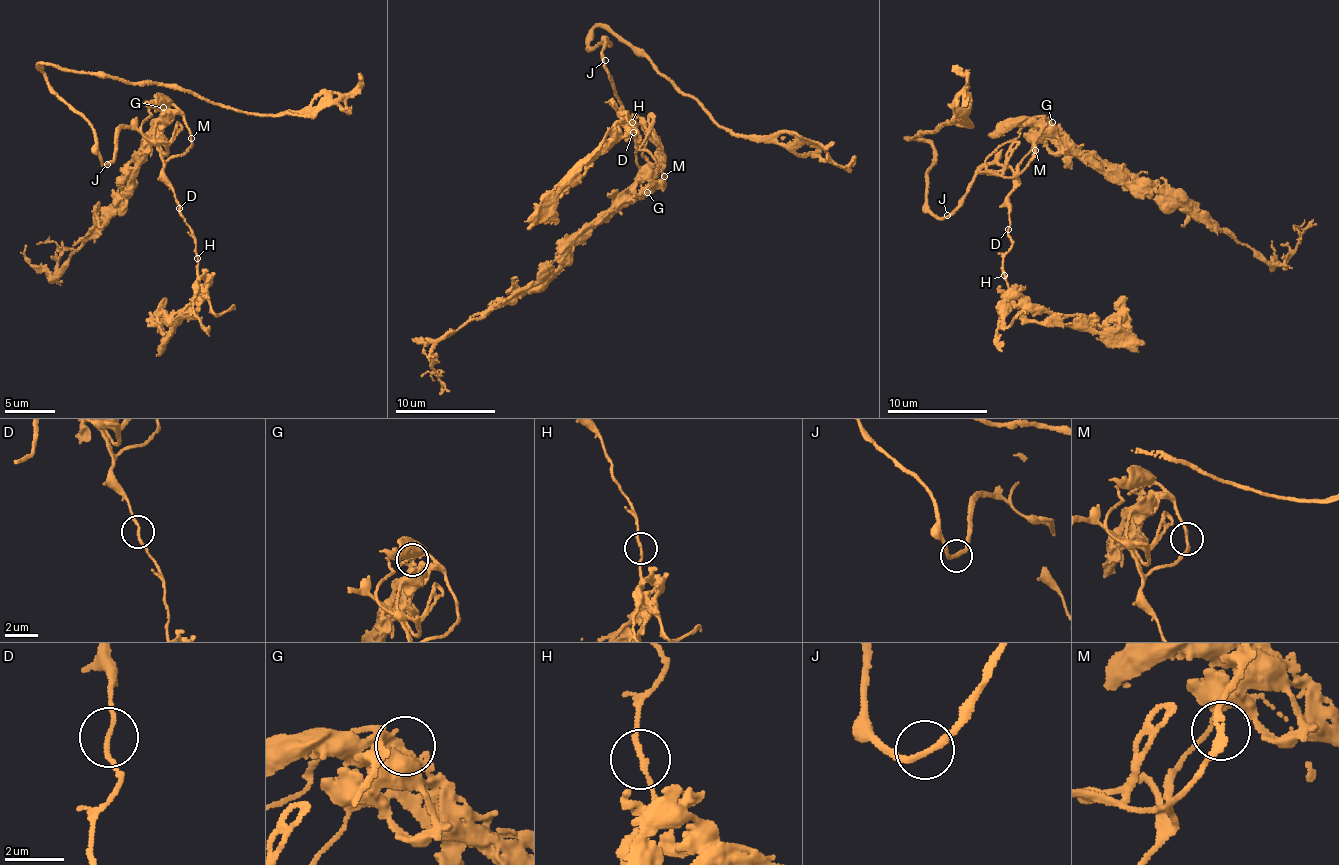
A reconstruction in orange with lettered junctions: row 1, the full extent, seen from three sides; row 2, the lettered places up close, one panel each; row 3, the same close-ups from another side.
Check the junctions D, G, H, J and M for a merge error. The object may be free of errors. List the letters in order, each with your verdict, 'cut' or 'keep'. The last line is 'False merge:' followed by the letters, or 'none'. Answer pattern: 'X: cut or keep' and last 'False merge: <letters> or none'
D: keep
G: keep
H: keep
J: keep
M: keep
False merge: none

